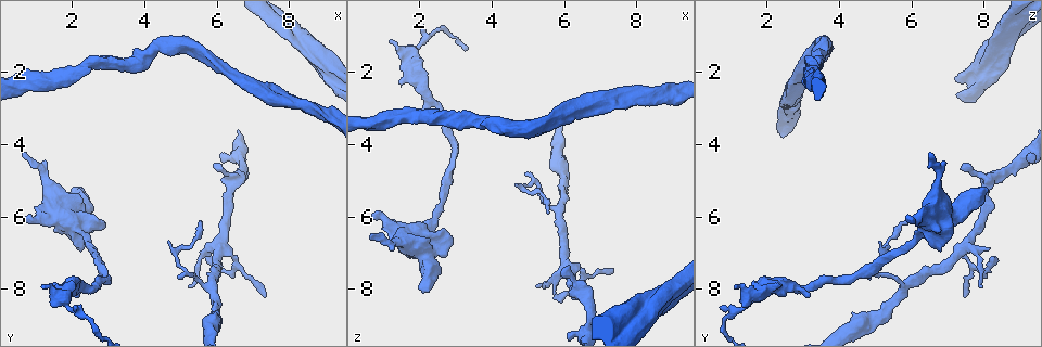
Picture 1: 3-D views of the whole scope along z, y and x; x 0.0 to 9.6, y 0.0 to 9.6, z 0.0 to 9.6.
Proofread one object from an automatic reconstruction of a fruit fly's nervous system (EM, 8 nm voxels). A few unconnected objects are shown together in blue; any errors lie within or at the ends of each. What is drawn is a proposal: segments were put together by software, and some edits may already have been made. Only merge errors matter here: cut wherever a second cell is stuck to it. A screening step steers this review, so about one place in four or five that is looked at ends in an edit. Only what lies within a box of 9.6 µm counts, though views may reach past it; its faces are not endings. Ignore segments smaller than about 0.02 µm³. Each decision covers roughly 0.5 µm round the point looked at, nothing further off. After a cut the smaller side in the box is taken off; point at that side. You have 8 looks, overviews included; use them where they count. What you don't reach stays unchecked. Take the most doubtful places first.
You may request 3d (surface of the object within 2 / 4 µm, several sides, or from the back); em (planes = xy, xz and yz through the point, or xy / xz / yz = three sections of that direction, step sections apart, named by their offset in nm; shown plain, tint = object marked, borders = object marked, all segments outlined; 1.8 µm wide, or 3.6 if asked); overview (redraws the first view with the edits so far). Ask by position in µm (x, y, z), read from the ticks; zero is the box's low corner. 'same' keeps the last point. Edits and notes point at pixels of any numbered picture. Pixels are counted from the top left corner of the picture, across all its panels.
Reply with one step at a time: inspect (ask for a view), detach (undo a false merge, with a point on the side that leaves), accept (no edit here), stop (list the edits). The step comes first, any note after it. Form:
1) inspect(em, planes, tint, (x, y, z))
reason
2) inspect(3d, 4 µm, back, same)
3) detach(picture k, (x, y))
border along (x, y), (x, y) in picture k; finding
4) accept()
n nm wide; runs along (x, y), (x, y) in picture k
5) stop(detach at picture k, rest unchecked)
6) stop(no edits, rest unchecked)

inspect(3d, 2 µm, (8.85, 1.75, 8.20))

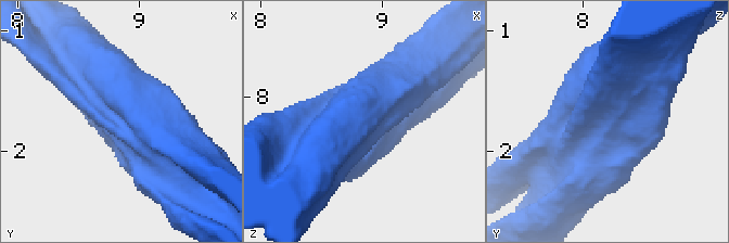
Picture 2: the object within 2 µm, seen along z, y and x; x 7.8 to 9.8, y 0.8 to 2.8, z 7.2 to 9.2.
inspect(em, 3.6 µm, xy, step 16, tint, (8.80, 1.72, 8.16))

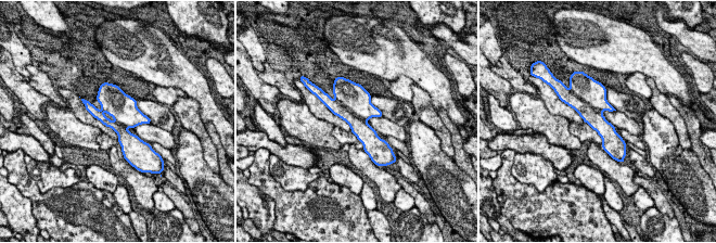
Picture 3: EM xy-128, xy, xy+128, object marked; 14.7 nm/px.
inspect(em, 3.6 µm, planes, tint, same)
cut it another way

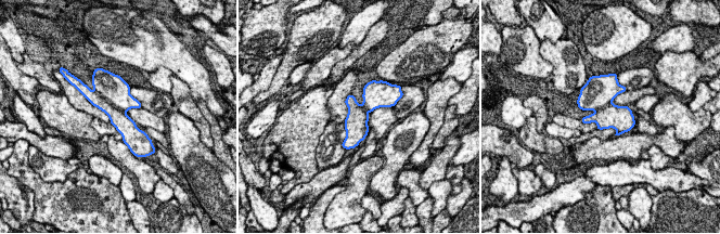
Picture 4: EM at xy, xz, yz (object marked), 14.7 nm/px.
detach(picture 4, (599, 91))
340 nm wide; border along (606, 104), (600, 108) in picture 4; two cells meet here

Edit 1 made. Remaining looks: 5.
inspect(3d, 4 µm, (6.50, 5.00, 8.10))
sharp bend

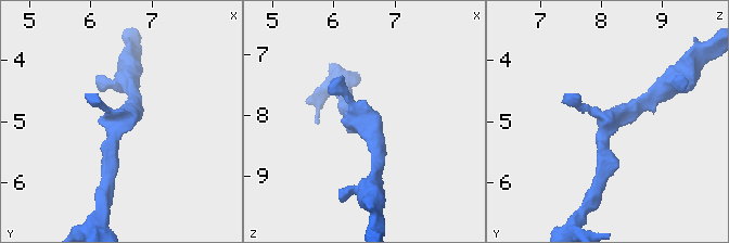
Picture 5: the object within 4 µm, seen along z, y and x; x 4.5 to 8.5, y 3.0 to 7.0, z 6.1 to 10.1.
inspect(em, xy, step 8, tint, (6.45, 5.00, 8.10))

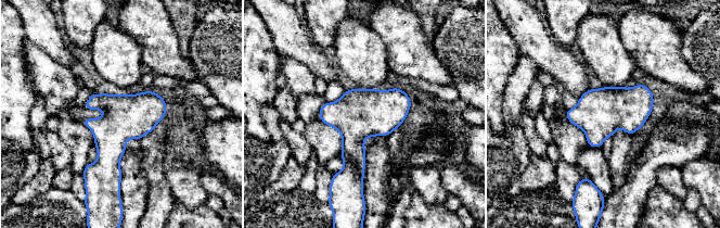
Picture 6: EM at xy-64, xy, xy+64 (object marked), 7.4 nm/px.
inspect(em, planes, tint, same)

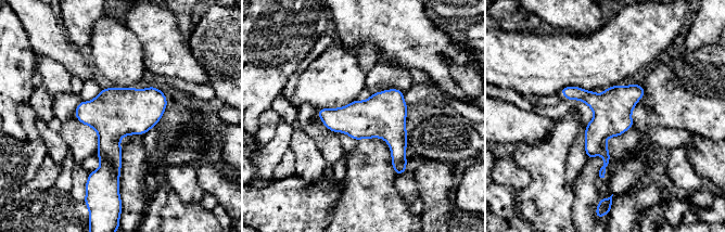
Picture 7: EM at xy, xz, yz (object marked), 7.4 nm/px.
accept()
all the same cell

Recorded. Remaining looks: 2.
inspect(em, planes, plain, (1.80, 8.20, 1.75))
calibre changes

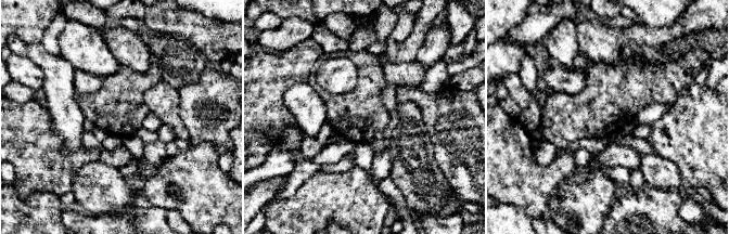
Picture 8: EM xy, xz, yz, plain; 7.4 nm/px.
inspect(em, planes, tint, same)

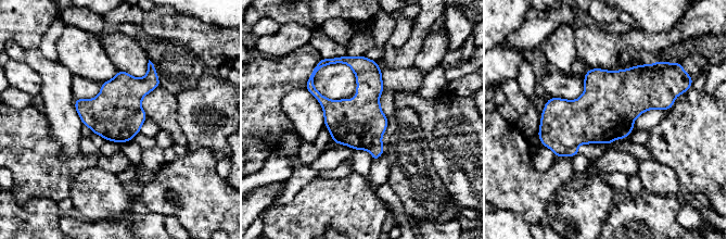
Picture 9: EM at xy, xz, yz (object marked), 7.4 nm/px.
detach(picture 9, (572, 152))
border along (575, 146), (557, 156) in picture 9; two cells meet here

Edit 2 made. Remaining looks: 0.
stop(detach at picture 4, detach at picture 9, rest unchecked)

